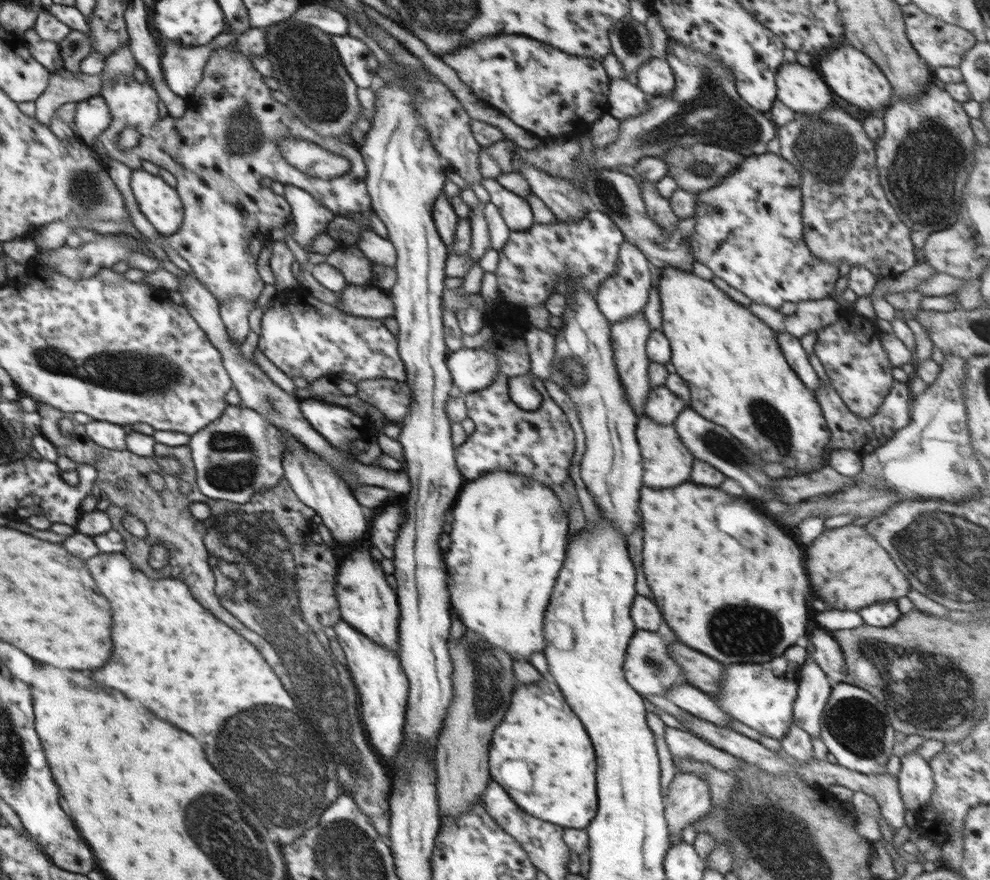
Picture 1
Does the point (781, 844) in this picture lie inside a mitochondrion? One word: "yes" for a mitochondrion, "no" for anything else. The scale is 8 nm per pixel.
yes

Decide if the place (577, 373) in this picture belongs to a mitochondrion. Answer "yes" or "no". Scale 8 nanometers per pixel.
yes

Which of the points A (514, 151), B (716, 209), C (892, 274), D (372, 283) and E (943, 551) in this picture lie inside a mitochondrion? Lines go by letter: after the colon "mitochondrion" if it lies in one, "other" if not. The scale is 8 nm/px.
A: other
B: mitochondrion
C: other
D: other
E: mitochondrion

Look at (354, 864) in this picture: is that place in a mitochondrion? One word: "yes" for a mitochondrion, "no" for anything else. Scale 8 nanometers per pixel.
yes

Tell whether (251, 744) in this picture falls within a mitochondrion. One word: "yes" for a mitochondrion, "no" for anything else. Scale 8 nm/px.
yes

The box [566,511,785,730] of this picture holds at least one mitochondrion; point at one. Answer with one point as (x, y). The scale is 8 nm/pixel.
(656, 666)

